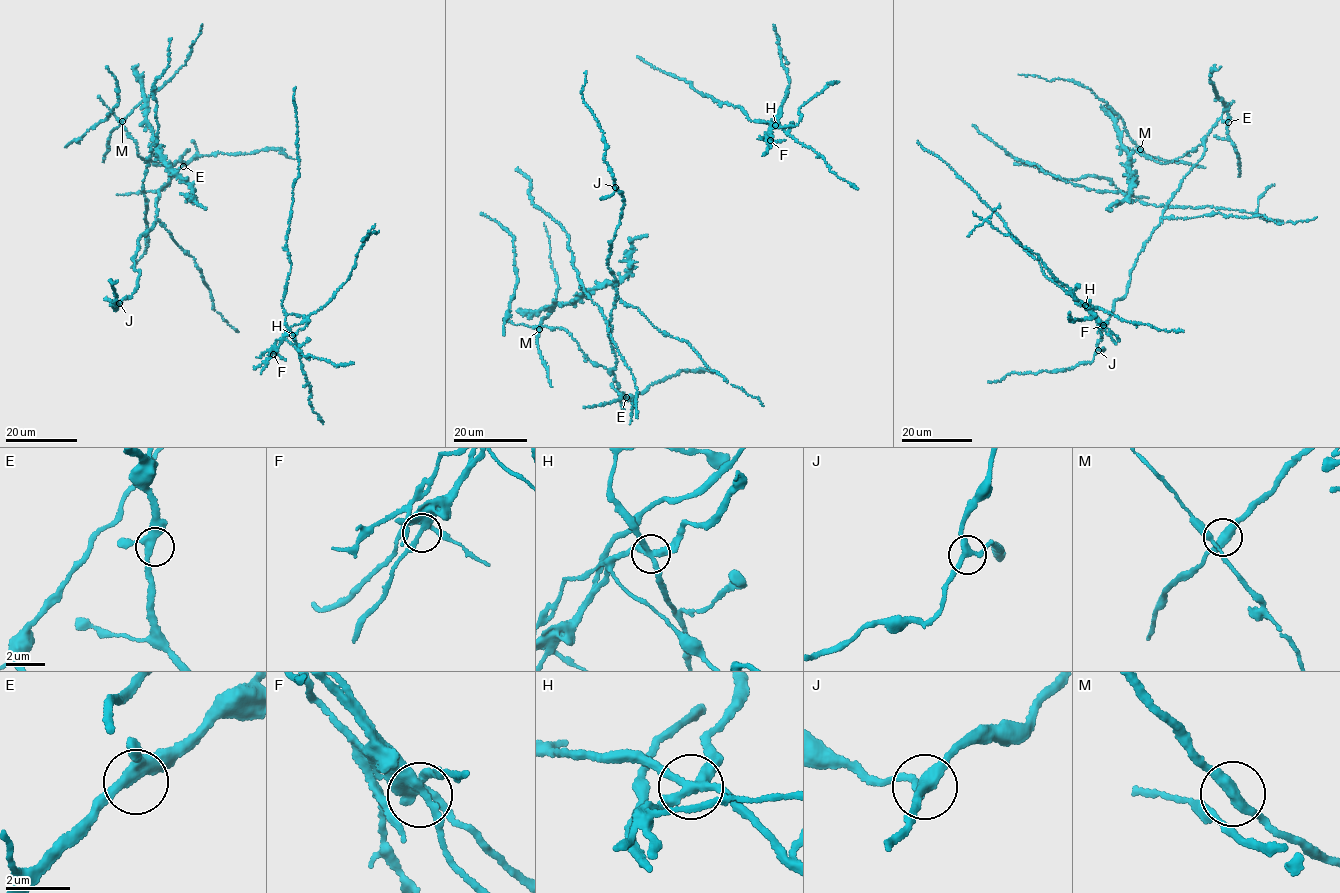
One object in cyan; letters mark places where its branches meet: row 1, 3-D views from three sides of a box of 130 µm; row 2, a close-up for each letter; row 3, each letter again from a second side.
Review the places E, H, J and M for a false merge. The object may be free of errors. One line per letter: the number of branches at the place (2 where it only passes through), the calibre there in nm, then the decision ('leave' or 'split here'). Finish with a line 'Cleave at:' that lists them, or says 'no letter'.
E: 3 branches meet; 320 nm thick; leave
H: 4 branches meet; 320 nm thick; split here
J: 3 branches meet; 280 nm thick; leave
M: 4 branches meet; 300 nm thick; leave
Cleave at: H

